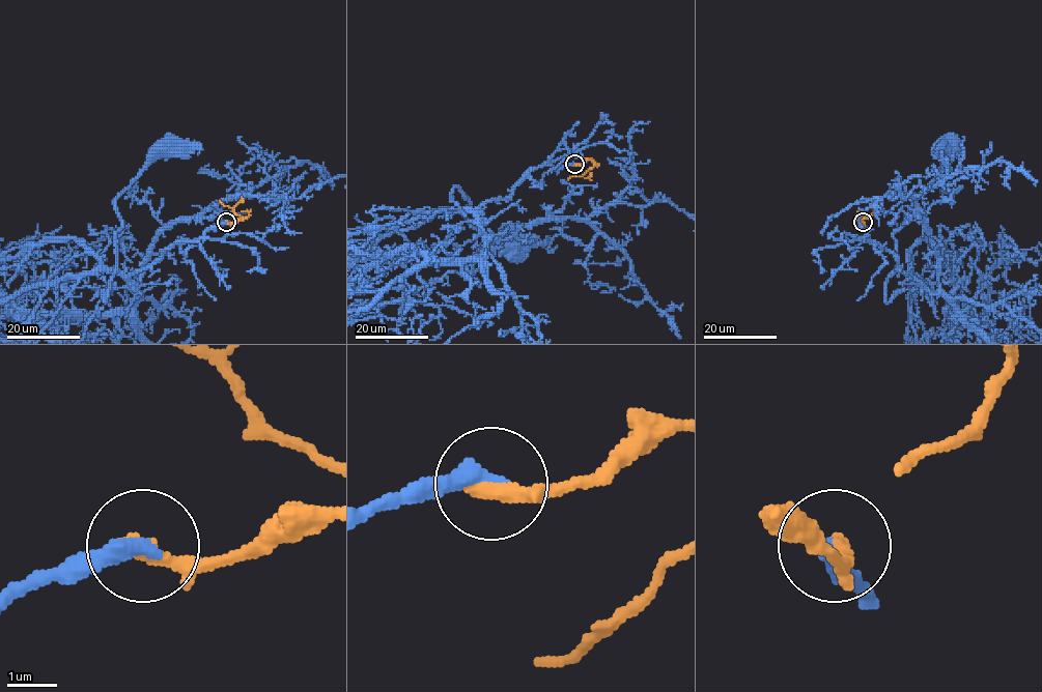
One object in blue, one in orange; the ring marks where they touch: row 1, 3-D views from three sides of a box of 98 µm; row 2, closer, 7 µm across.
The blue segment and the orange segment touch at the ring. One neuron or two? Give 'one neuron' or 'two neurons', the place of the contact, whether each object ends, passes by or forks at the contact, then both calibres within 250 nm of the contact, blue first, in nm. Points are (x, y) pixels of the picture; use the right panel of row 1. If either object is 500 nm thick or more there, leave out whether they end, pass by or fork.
one neuron; at (863, 222); blue ends there; orange ends there; 400 nm thick on the blue side, 400 nm on the other

